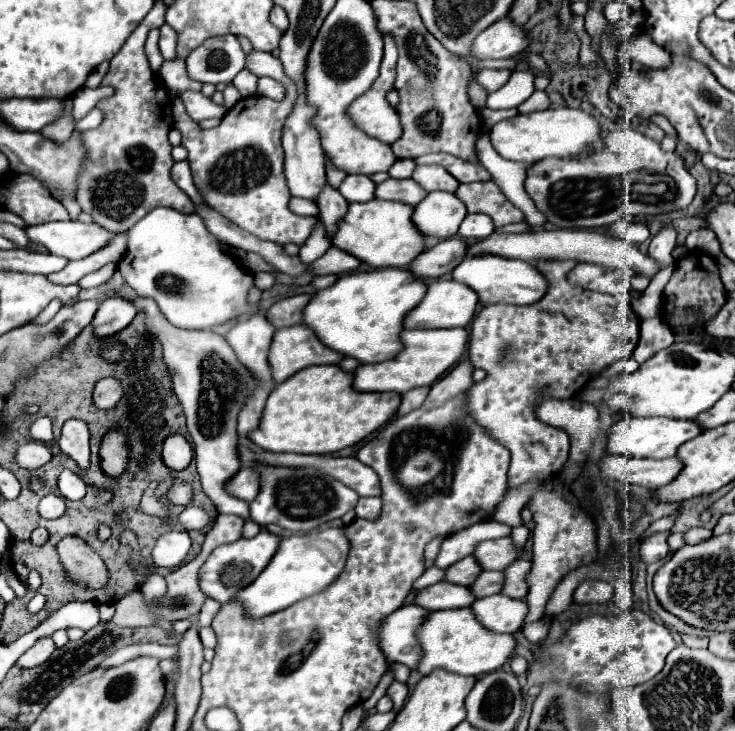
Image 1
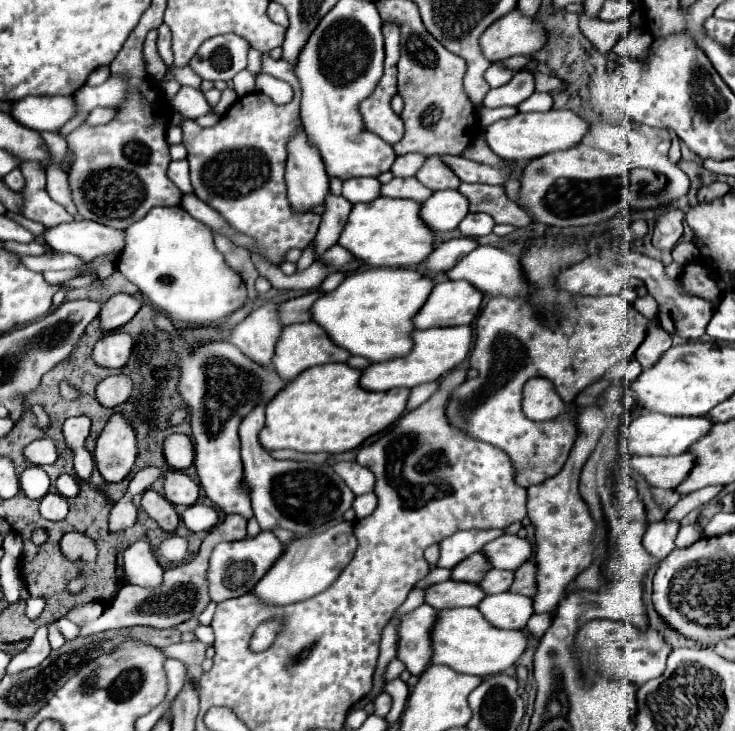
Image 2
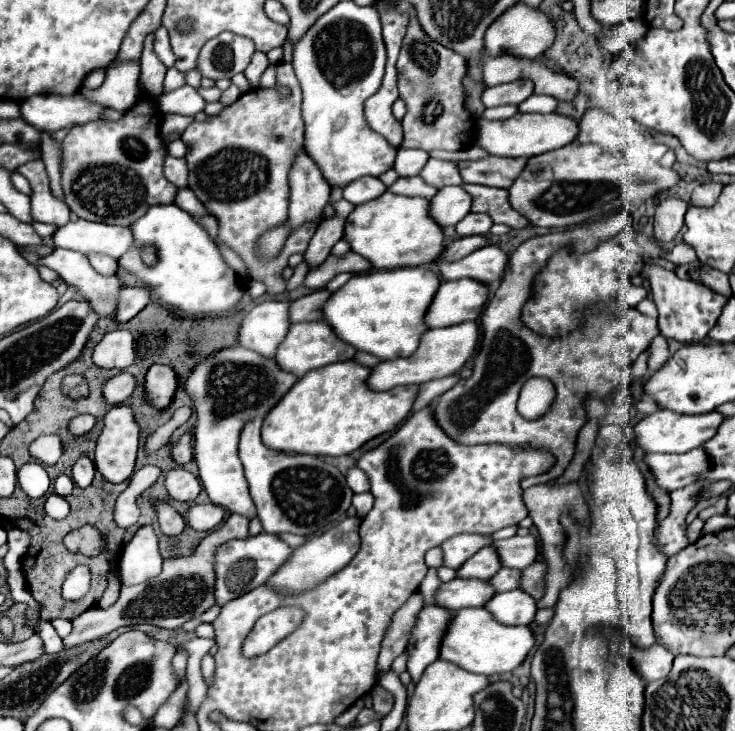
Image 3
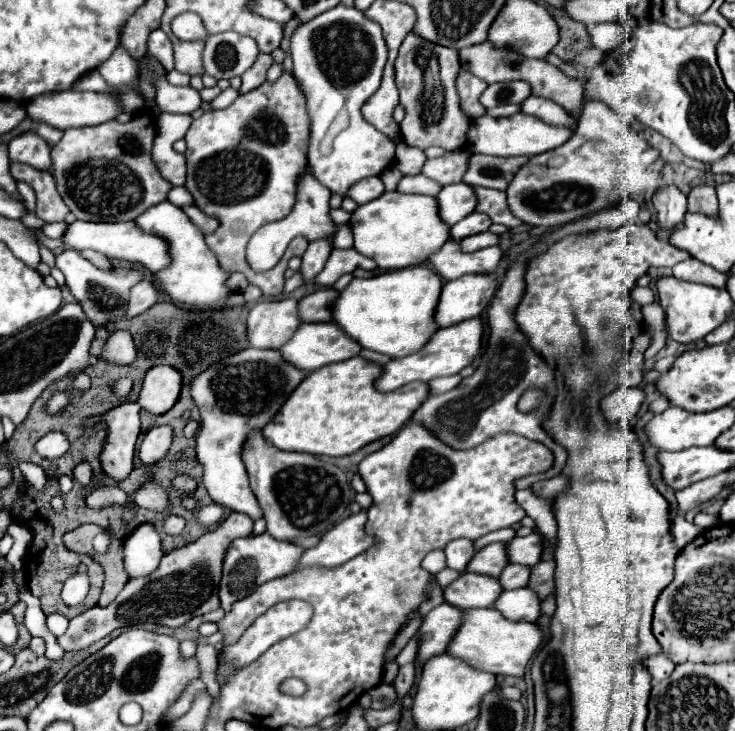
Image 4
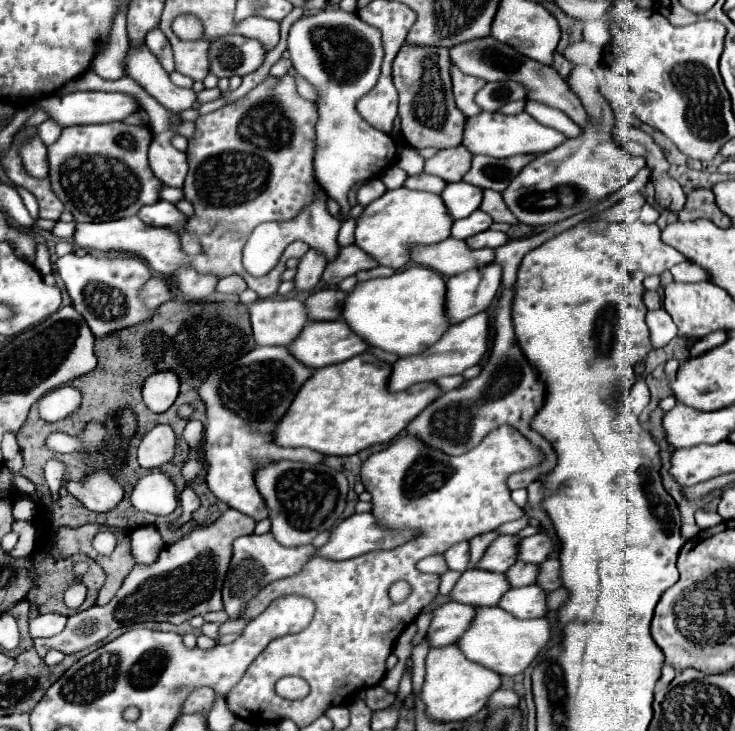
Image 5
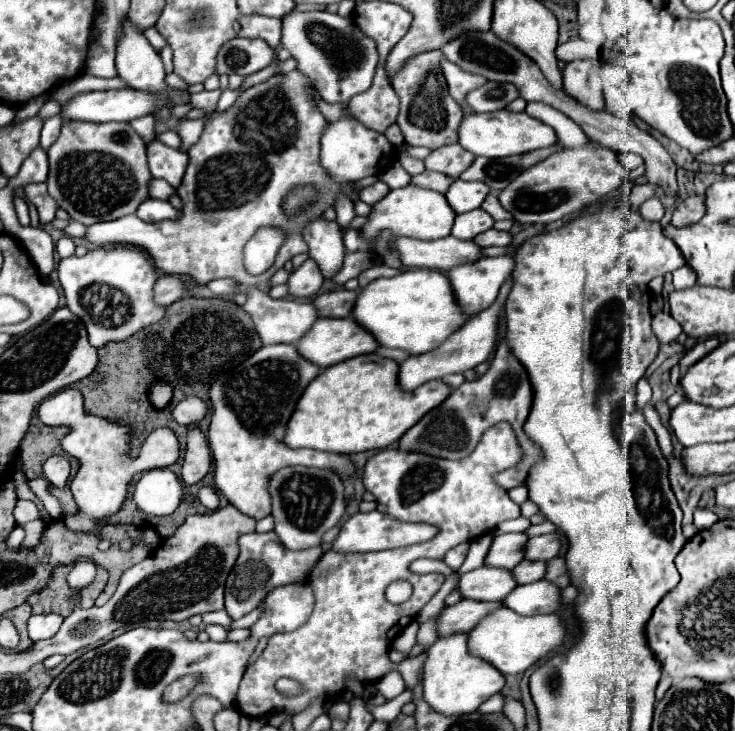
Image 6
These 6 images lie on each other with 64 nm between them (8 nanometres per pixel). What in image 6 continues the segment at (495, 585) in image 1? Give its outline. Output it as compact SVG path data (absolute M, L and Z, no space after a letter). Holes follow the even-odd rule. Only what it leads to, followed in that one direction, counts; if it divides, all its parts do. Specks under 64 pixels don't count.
M522 560L512 570L516 584L530 584L530 582L542 580L544 572L546 572L546 562L530 562L530 560Z

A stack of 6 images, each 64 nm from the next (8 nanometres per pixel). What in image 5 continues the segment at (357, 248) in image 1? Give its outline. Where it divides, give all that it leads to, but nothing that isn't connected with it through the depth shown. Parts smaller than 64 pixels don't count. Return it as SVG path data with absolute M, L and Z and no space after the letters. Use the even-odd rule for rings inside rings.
M388 190L384 196L368 204L356 218L356 246L372 256L380 266L400 270L412 260L412 248L438 244L450 236L452 218L438 194L416 190Z

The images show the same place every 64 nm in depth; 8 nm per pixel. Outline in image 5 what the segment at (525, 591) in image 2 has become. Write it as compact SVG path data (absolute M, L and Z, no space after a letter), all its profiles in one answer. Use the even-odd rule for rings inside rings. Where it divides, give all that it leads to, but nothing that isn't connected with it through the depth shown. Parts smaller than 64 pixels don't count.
M548 558L548 560L544 560L544 562L538 566L536 584L538 584L540 588L544 588L544 592L552 592L552 590L560 588L558 568L560 568L560 562L554 560L554 558Z

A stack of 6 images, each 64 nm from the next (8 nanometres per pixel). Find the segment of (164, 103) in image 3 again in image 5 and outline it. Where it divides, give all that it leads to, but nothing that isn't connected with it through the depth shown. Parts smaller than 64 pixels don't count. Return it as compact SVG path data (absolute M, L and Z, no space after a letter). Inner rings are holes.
M146 46L130 48L126 58L126 72L170 112L182 114L184 110L194 108L198 102L192 88L178 88L170 82L168 72L164 72L162 64Z

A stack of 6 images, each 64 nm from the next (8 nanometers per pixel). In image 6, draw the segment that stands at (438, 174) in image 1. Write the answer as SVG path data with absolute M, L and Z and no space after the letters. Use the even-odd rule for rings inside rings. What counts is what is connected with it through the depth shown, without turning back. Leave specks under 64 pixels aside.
M450 144L434 150L426 160L426 170L430 172L440 172L450 178L458 178L460 172L464 172L472 164L474 156L472 152L460 148L460 144Z

